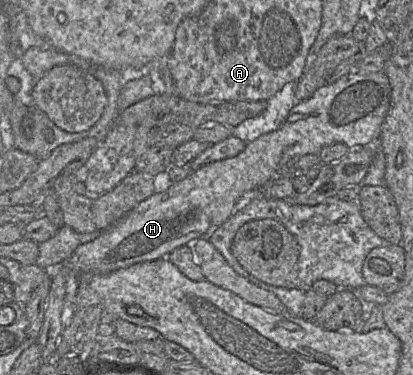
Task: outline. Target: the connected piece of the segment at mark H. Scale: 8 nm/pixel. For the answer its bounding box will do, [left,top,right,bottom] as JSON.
[65,71,391,274]

